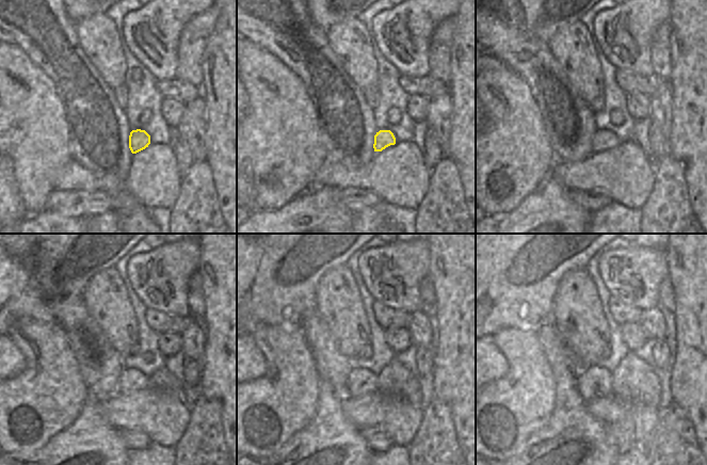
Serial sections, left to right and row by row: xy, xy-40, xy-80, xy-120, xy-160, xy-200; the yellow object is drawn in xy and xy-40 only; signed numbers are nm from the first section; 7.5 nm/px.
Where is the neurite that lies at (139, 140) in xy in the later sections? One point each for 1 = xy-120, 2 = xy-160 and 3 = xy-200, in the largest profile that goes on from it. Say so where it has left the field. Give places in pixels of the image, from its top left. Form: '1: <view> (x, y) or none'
1: xy-120 (127, 380)
2: xy-160 (360, 382)
3: xy-200 (593, 382)

